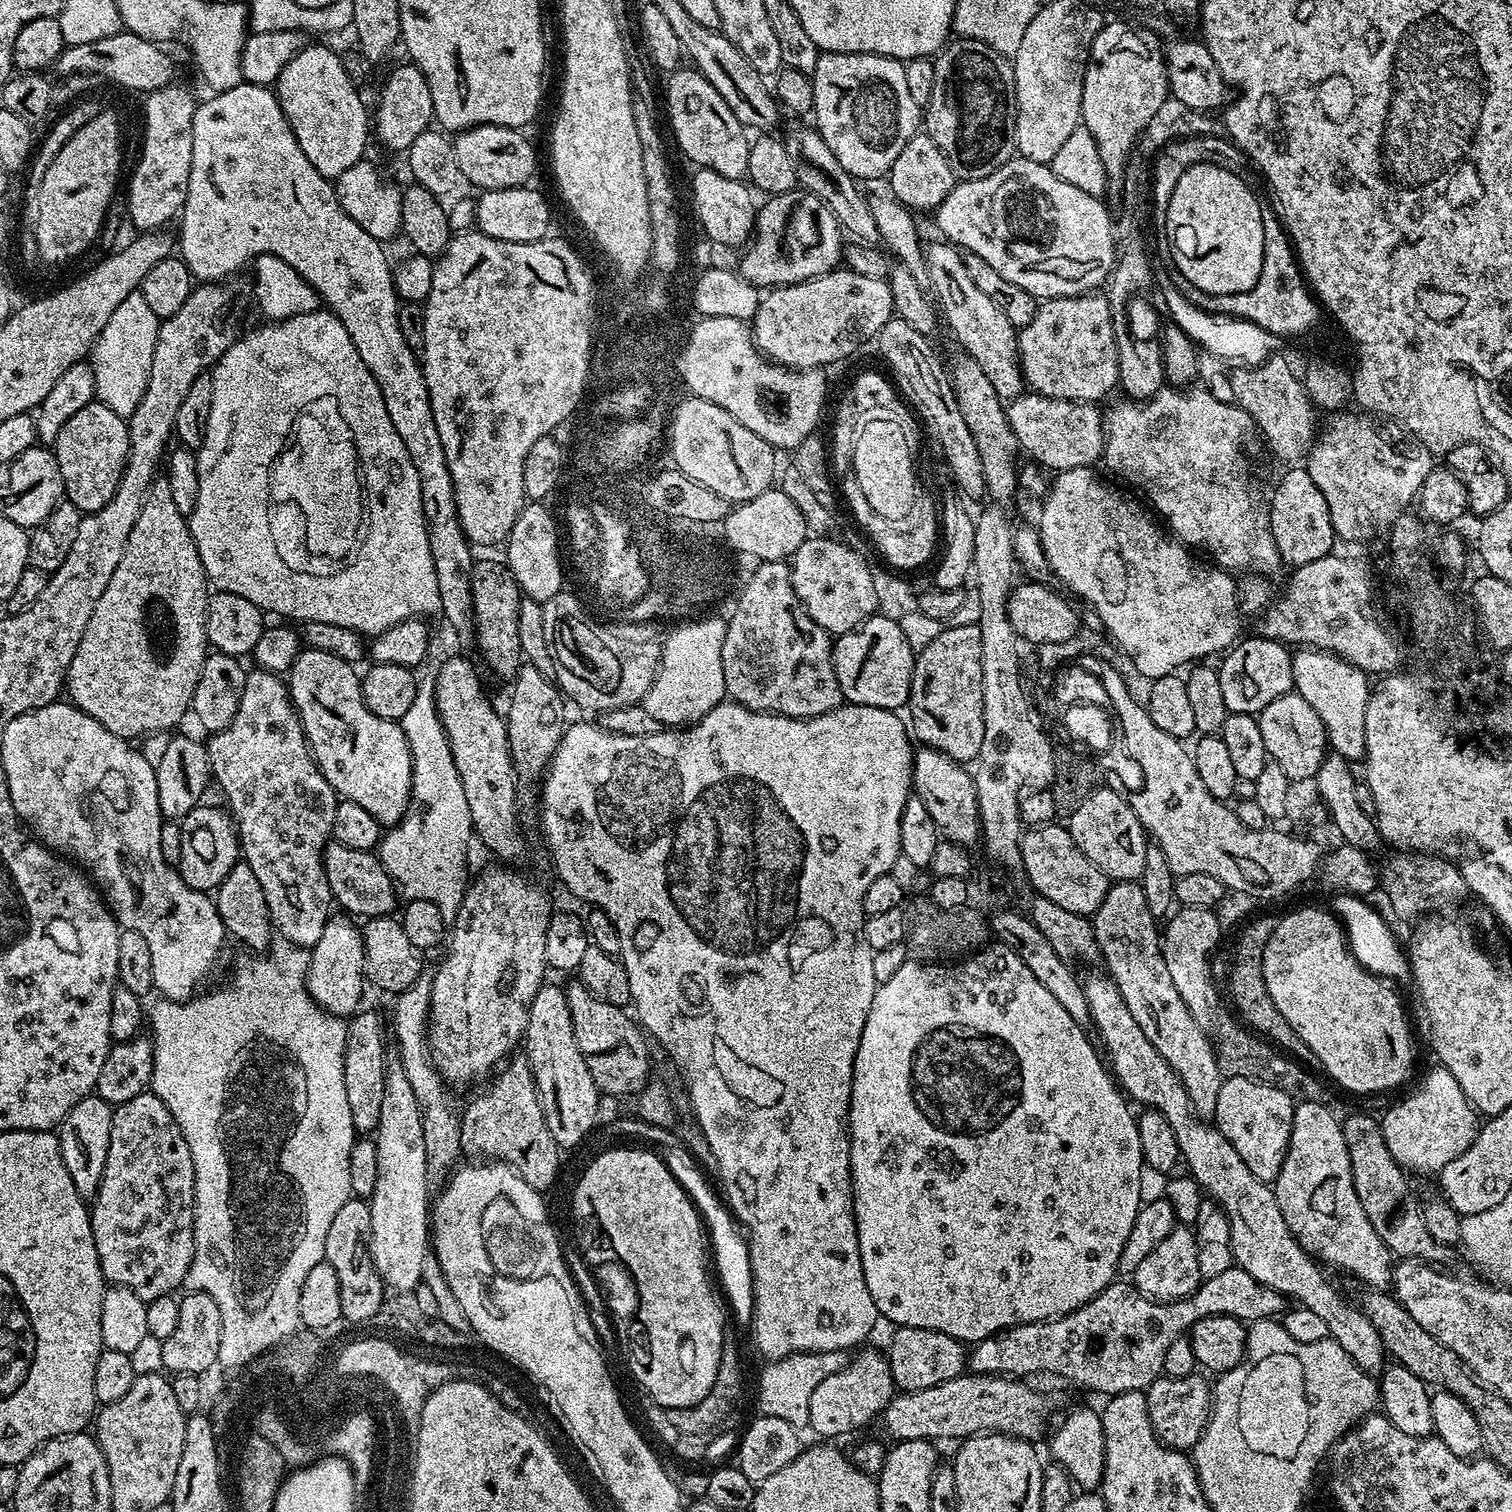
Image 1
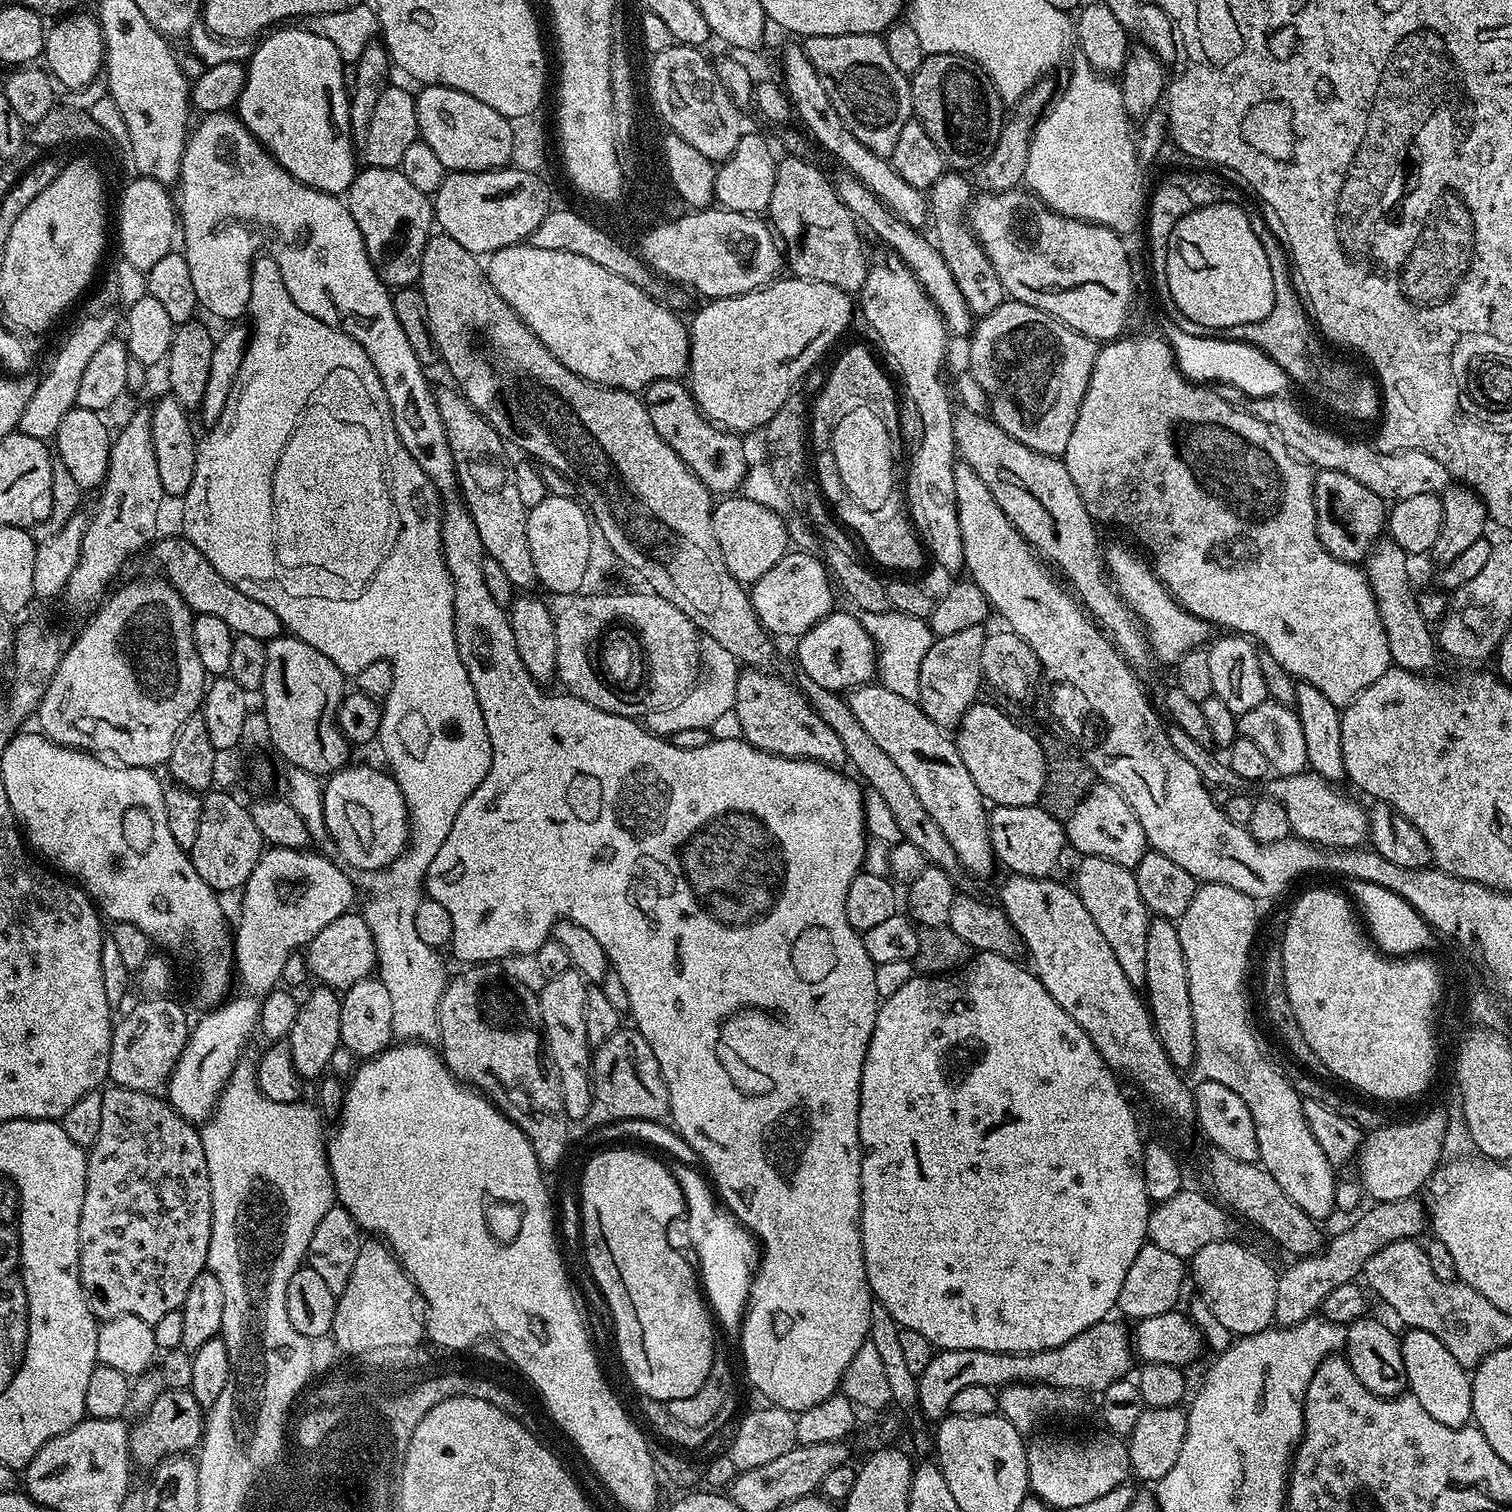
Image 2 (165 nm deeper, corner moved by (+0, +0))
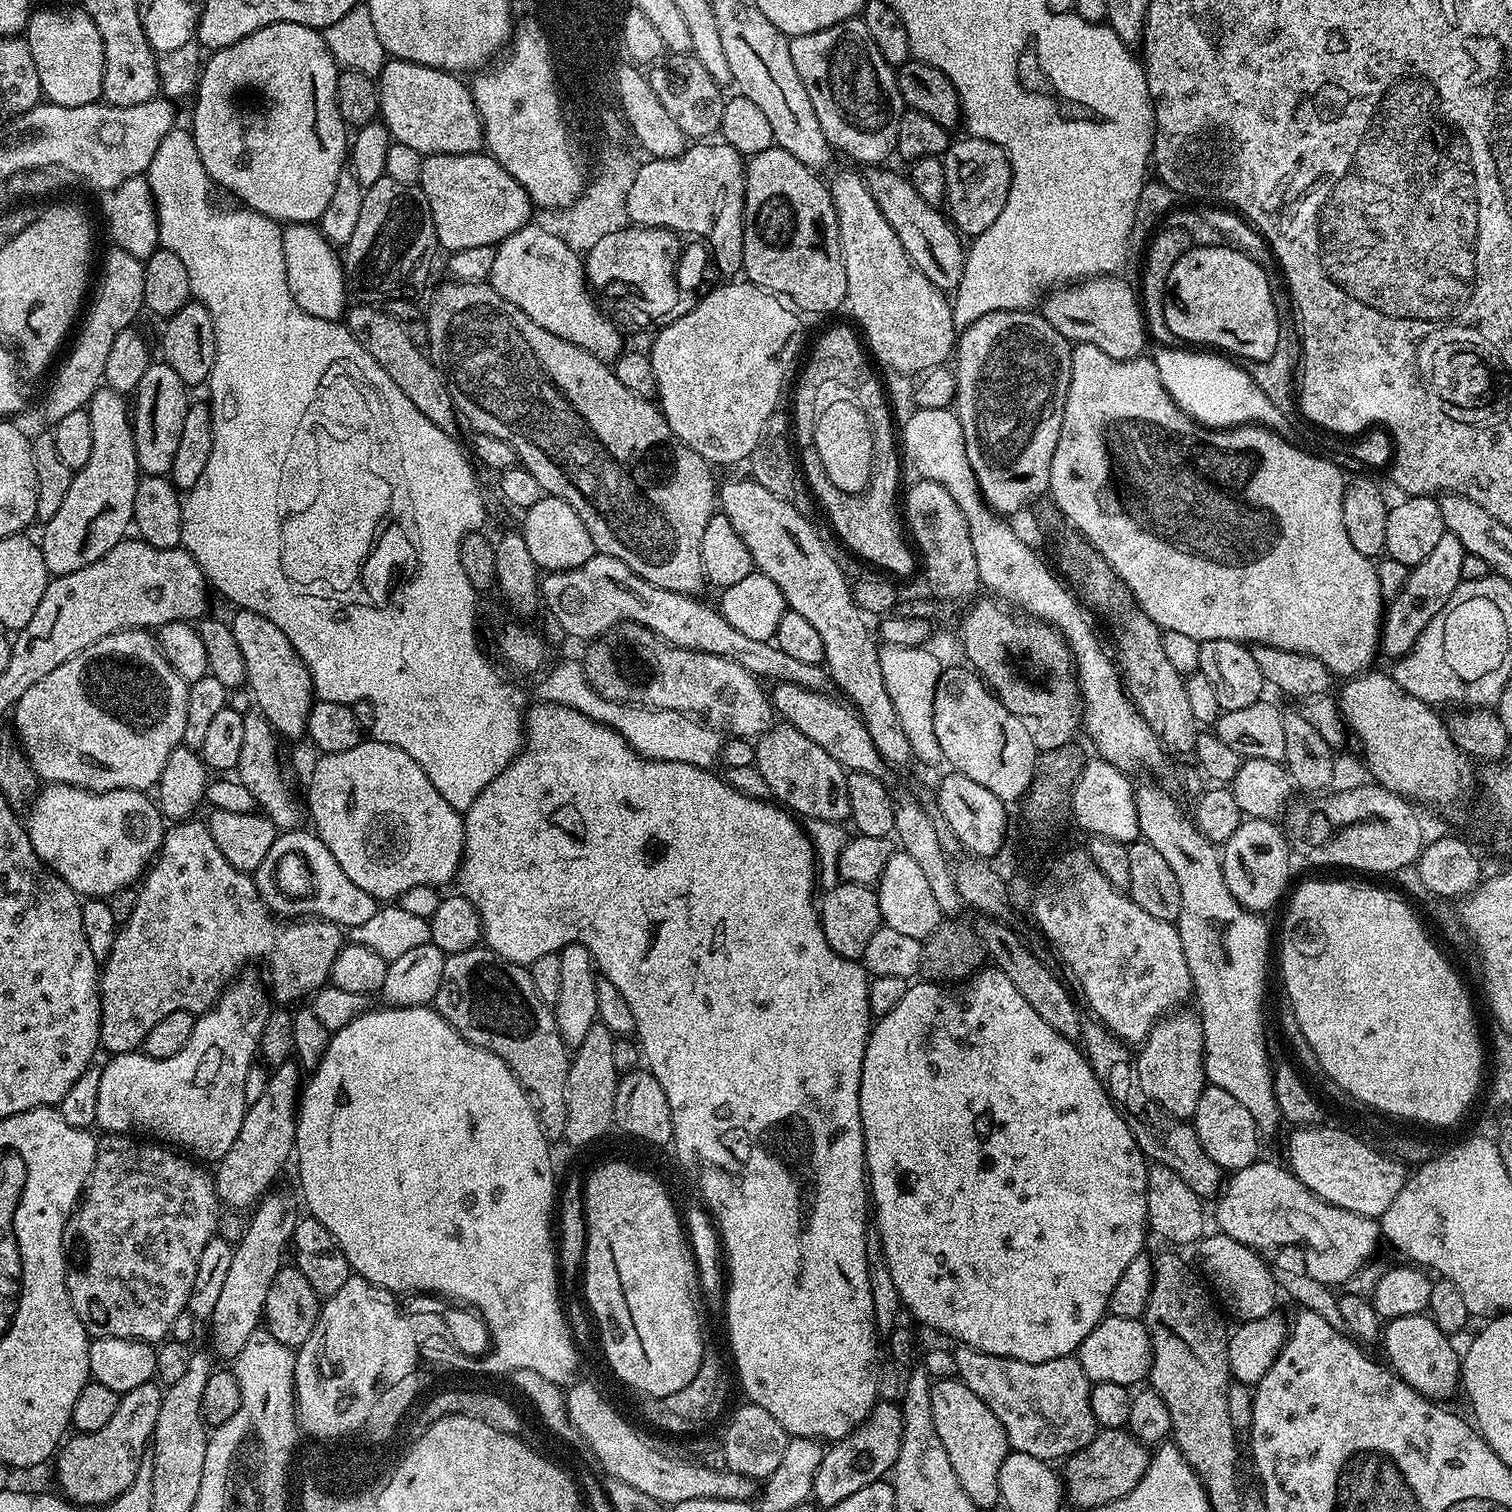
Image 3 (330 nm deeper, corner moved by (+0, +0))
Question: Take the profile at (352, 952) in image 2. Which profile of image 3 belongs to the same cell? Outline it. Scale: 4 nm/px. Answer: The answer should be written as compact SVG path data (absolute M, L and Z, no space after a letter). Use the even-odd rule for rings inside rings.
M189 818L173 823L165 831L164 841L160 843L160 850L157 852L155 860L152 861L148 871L139 881L134 910L128 921L119 925L114 938L114 950L110 950L110 958L103 961L102 971L99 973L100 1042L103 1051L108 1051L108 1054L135 1052L143 1045L146 1034L150 1034L150 1030L154 1030L154 1026L158 1026L158 1022L162 1022L162 1018L166 1018L166 1014L174 1014L178 1010L186 1010L193 1014L208 1011L216 1004L216 1000L224 993L224 989L243 973L240 971L243 970L244 964L250 963L251 960L264 960L265 966L268 967L269 981L267 980L267 983L270 985L271 995L275 999L277 996L281 1005L291 1005L291 1000L296 1000L299 996L311 997L329 983L331 966L334 965L334 960L345 943L346 936L339 924L315 918L292 918L285 922L269 912L268 907L260 900L255 879L249 873L238 870L234 866L230 866L230 862L226 862L222 850L218 850L218 846L214 846L214 838L203 819Z

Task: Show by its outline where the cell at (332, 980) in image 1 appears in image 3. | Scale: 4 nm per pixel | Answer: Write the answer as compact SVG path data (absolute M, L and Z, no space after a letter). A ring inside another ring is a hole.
M287 1062L271 1069L266 1082L266 1094L258 1098L258 1102L247 1105L242 1118L242 1130L238 1130L238 1138L234 1138L234 1146L215 1165L214 1179L216 1194L221 1205L232 1208L251 1209L265 1192L273 1187L276 1175L284 1168L284 1163L291 1161L296 1147L296 1117L298 1115L298 1097L302 1092L301 1069L295 1063Z

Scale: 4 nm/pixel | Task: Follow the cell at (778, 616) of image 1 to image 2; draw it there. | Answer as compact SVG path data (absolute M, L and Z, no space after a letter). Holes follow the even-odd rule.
M744 670L737 675L734 717L740 723L739 735L773 756L816 760L829 766L843 765L842 741L830 726L826 726L826 722L822 722L822 718L818 718L799 687L788 680L768 675L772 674L764 670Z

